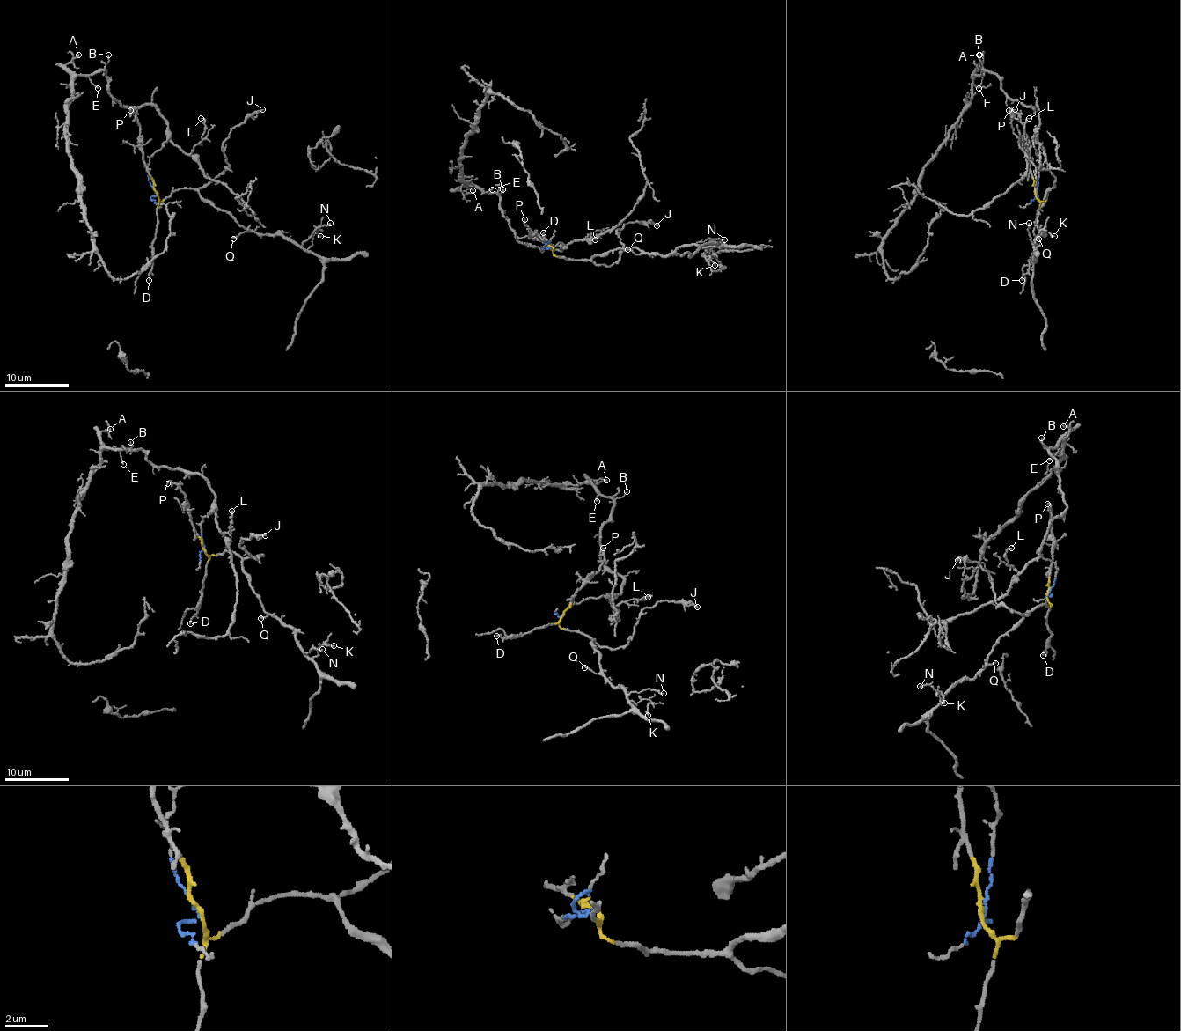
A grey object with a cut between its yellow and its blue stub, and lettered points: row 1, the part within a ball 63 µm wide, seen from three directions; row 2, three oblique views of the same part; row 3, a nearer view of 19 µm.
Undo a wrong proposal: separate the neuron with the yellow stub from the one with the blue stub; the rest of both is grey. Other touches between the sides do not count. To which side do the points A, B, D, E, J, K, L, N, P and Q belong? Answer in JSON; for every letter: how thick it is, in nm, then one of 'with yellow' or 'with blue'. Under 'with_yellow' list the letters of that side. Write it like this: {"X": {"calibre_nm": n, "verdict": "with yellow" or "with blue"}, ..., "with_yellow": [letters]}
{"A": {"calibre_nm": 120, "verdict": "with blue"}, "B": {"calibre_nm": 80, "verdict": "with blue"}, "D": {"calibre_nm": 110, "verdict": "with yellow"}, "E": {"calibre_nm": 100, "verdict": "with blue"}, "J": {"calibre_nm": 160, "verdict": "with yellow"}, "K": {"calibre_nm": 120, "verdict": "with yellow"}, "L": {"calibre_nm": 130, "verdict": "with blue"}, "N": {"calibre_nm": 100, "verdict": "with yellow"}, "P": {"calibre_nm": 120, "verdict": "with yellow"}, "Q": {"calibre_nm": 140, "verdict": "with yellow"}, "with_yellow": ["D", "J", "K", "N", "P", "Q"]}

